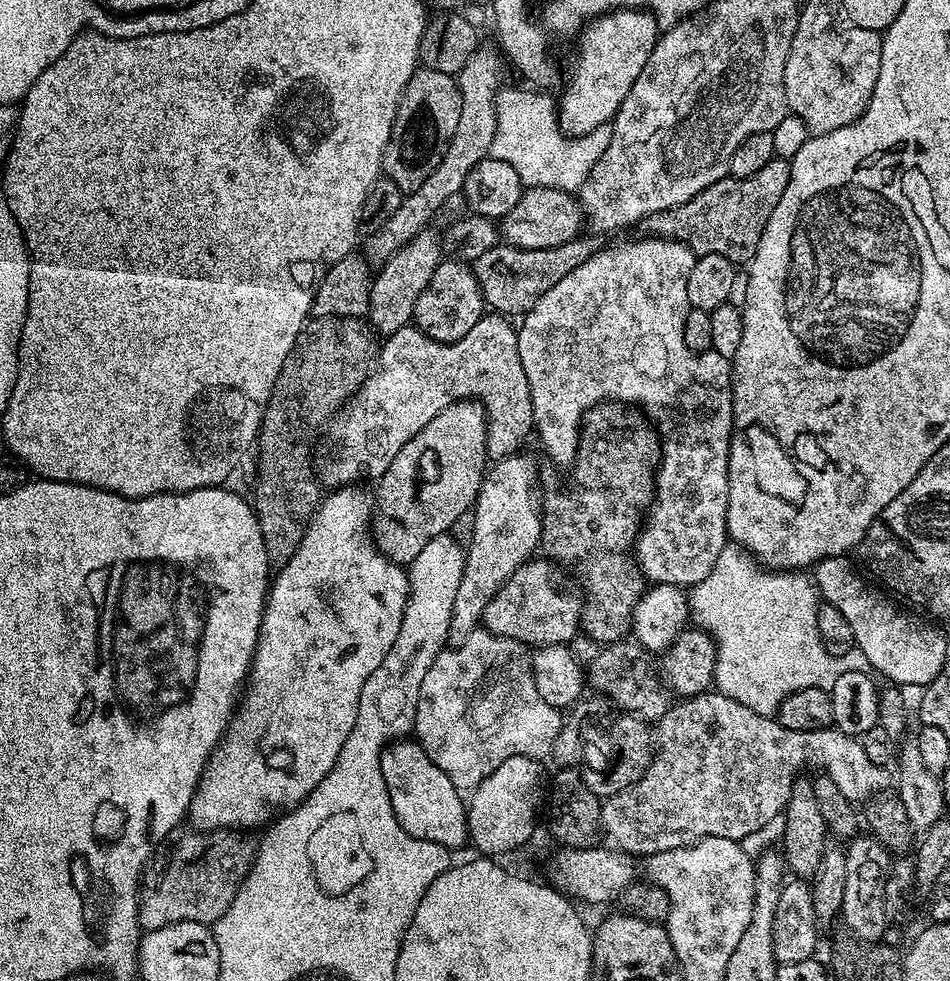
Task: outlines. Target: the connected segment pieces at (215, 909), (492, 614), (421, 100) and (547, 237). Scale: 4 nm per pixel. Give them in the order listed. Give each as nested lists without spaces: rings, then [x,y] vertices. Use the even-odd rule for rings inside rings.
[[[230,828],[187,831],[171,841],[172,848],[157,851],[140,878],[138,922],[144,932],[191,920],[215,925],[230,910],[234,894],[238,894],[252,869],[258,851],[257,837],[252,837],[255,835]]]
[[[536,559],[525,560],[501,585],[484,610],[483,627],[496,636],[505,636],[533,649],[569,645],[581,631],[581,597],[564,585],[565,573],[553,561]]]
[[[417,67],[396,107],[390,142],[386,142],[384,151],[383,175],[405,194],[418,190],[442,162],[442,154],[446,154],[446,146],[458,127],[458,114],[462,114],[462,98],[456,76]]]
[[[525,187],[518,206],[514,206],[510,214],[502,217],[502,236],[514,248],[542,250],[562,246],[576,239],[581,235],[584,223],[584,214],[580,211],[579,199],[573,193],[553,188]]]

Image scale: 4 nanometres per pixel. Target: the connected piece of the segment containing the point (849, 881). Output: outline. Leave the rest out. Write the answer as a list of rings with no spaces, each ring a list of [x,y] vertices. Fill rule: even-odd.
[[[860,834],[851,841],[846,848],[846,886],[844,887],[844,901],[840,907],[840,916],[849,933],[857,940],[864,940],[867,944],[875,944],[885,939],[884,931],[890,927],[890,921],[884,905],[884,881],[886,873],[892,868],[893,857],[879,840],[868,834]]]

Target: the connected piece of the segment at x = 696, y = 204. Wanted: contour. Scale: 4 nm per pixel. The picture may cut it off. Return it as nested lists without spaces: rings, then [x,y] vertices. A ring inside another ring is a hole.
[[[777,158],[766,162],[766,166],[762,166],[758,174],[750,174],[750,178],[734,178],[727,175],[723,180],[708,184],[706,190],[694,194],[694,198],[690,198],[685,204],[679,204],[642,218],[638,225],[639,231],[644,231],[641,233],[648,238],[682,242],[697,256],[722,254],[722,258],[726,258],[734,265],[747,265],[758,250],[758,242],[762,238],[766,222],[770,222],[770,214],[774,214],[774,206],[778,206],[778,198],[782,198],[790,182],[791,169],[791,163],[787,159]]]

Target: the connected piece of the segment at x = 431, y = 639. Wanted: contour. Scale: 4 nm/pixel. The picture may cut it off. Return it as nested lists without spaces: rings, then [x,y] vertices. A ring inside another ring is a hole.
[[[443,532],[438,534],[438,538],[433,538],[431,542],[426,542],[426,547],[418,553],[418,558],[414,558],[412,563],[407,565],[406,571],[410,577],[408,581],[408,601],[404,607],[404,617],[400,628],[401,637],[413,636],[416,641],[412,644],[408,656],[416,663],[417,673],[423,674],[431,664],[434,653],[437,651],[440,636],[441,640],[447,637],[448,623],[451,618],[452,596],[458,590],[459,579],[462,578],[465,560],[465,549],[456,542],[455,535]]]

